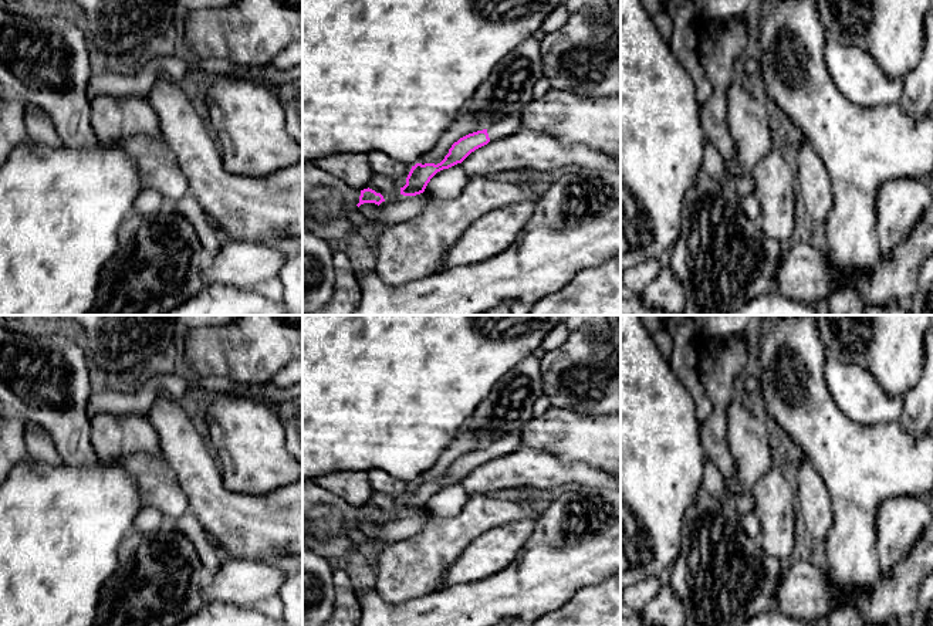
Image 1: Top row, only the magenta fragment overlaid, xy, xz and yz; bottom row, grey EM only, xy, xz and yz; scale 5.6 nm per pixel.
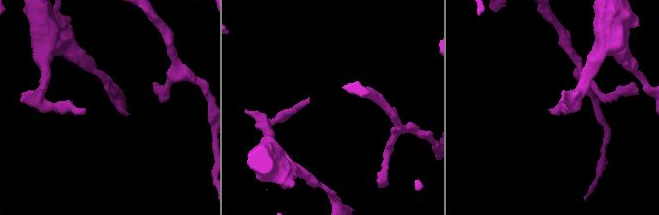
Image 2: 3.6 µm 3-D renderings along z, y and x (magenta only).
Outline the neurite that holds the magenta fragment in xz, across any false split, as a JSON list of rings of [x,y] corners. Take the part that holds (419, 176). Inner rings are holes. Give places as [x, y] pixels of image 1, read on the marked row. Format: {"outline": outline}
{"outline": [[[518,114],[496,122],[489,129],[477,131],[460,138],[452,145],[449,153],[440,163],[416,163],[412,166],[406,177],[406,185],[400,187],[400,194],[416,196],[423,193],[427,183],[437,172],[462,163],[476,149],[487,145],[490,141],[515,133],[521,126]]]}

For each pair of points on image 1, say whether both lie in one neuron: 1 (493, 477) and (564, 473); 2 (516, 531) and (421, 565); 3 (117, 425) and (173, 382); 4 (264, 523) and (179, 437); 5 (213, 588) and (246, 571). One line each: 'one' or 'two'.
1: one
2: two
3: two
4: one
5: one

